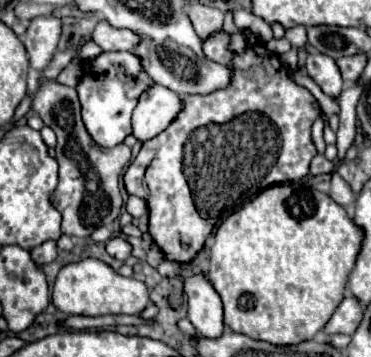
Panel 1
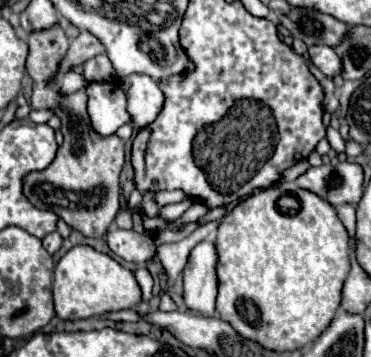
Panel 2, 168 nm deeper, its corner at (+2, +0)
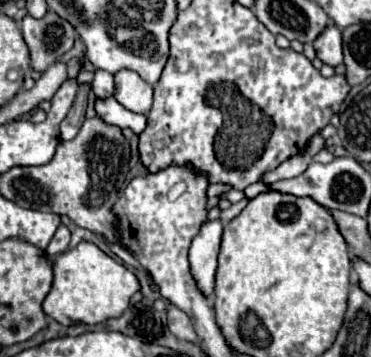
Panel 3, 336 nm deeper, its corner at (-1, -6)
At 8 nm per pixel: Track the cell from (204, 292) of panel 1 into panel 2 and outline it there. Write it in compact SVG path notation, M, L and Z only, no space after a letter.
M201 242L191 250L189 262L183 270L183 298L189 310L213 318L217 298L217 276L215 276L215 246Z

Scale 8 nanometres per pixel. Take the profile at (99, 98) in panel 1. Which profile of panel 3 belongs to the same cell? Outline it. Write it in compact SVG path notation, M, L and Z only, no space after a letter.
M116 98L96 100L96 112L100 118L104 118L104 122L120 126L120 128L130 128L136 134L140 134L146 126L144 114L136 114L136 112L126 110L122 104L116 102Z

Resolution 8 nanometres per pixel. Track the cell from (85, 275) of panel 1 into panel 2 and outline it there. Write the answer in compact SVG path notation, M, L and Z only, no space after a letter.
M73 246L55 266L53 272L53 302L55 314L61 320L93 318L105 312L137 308L141 304L141 288L131 270L123 268L111 256L93 250L91 246Z

